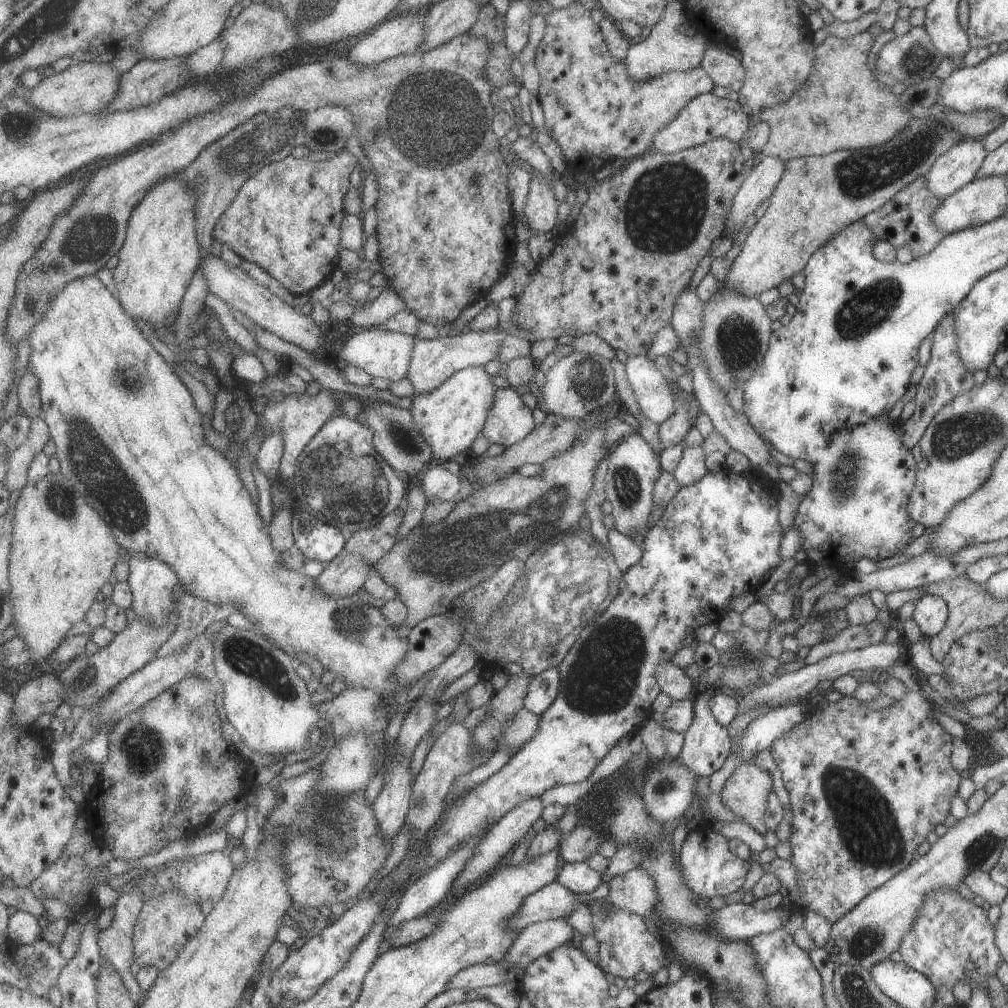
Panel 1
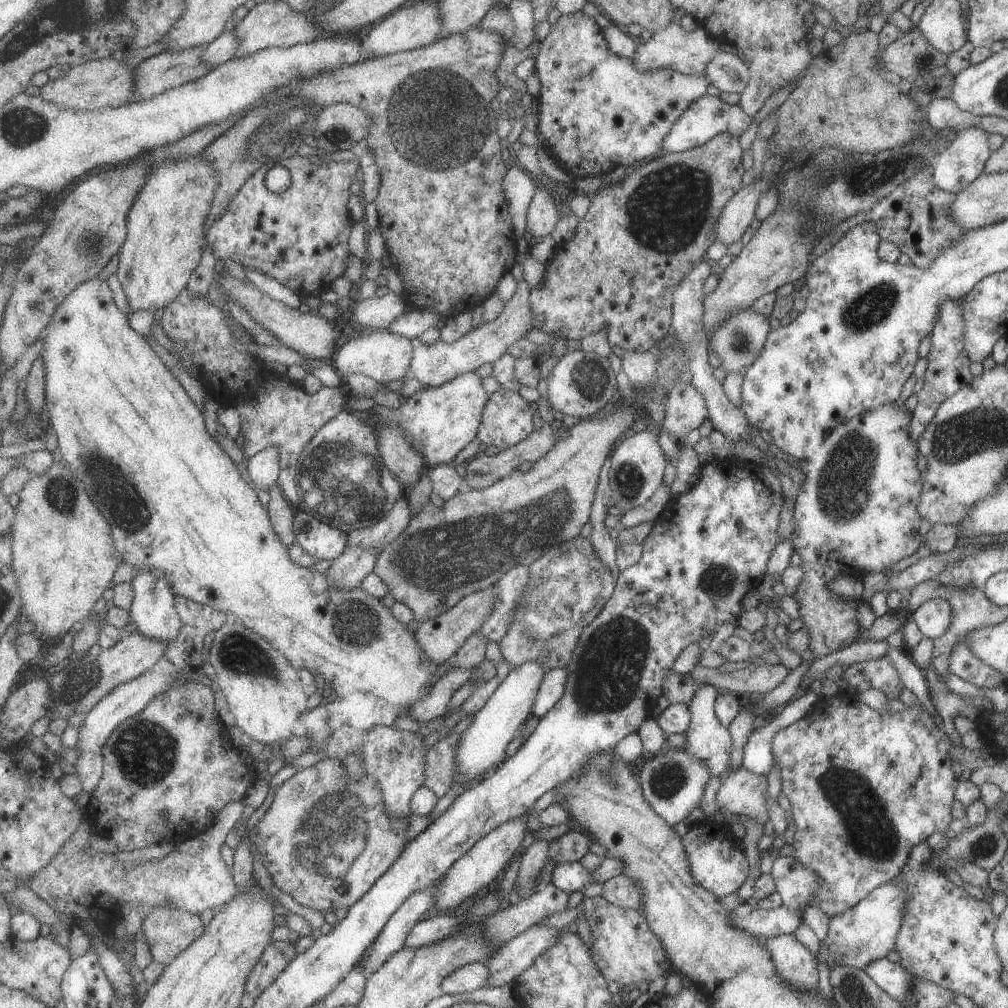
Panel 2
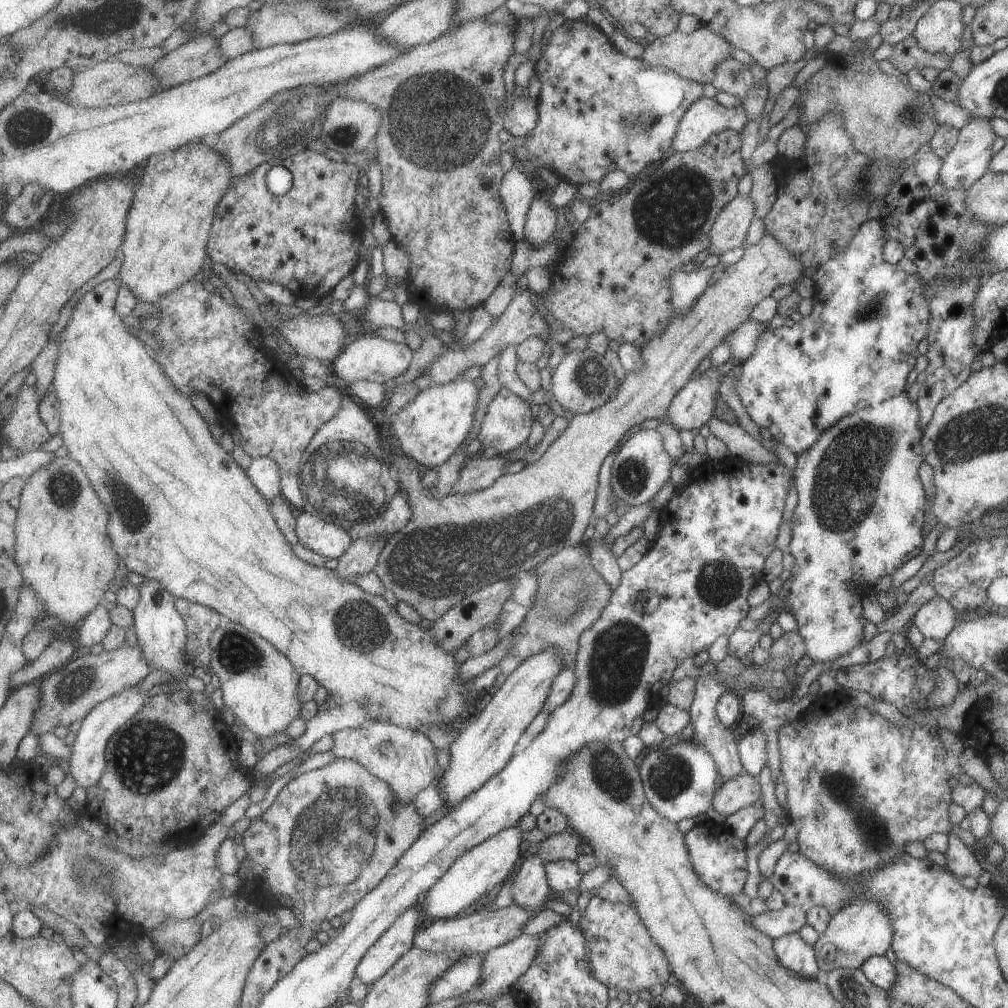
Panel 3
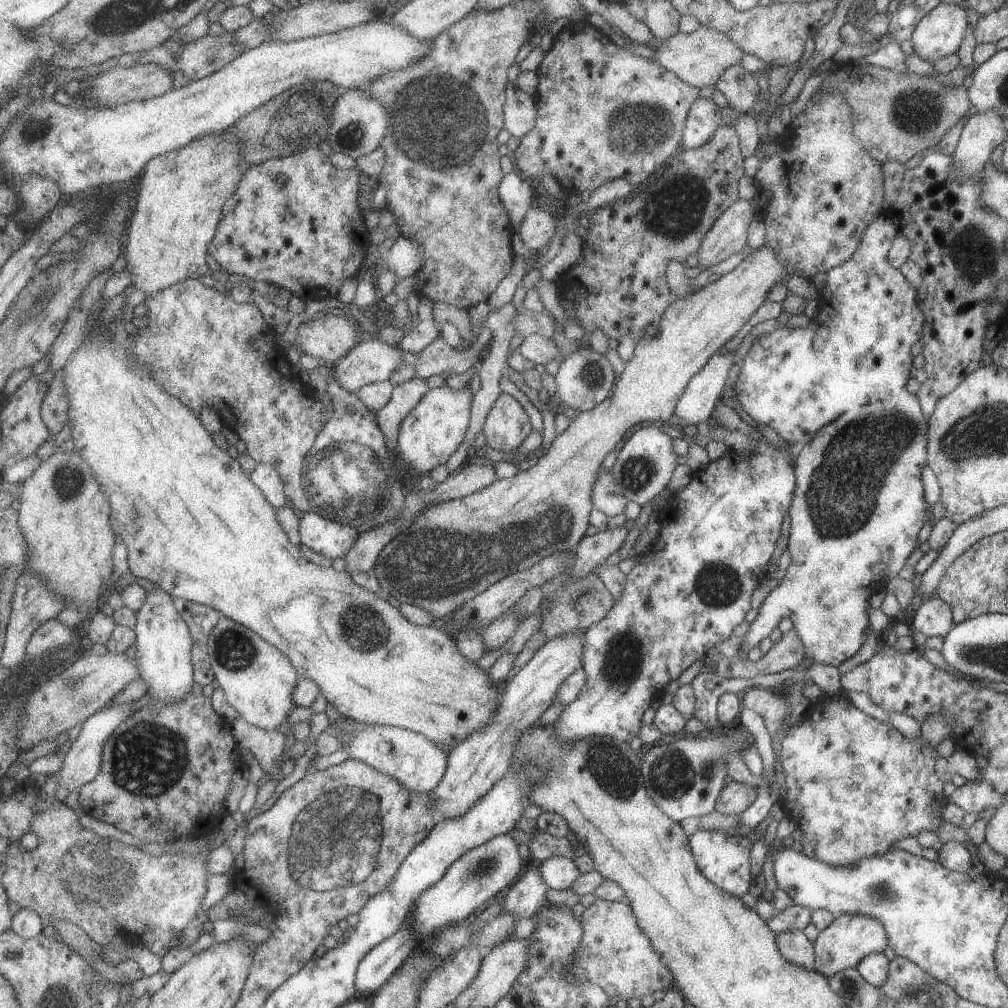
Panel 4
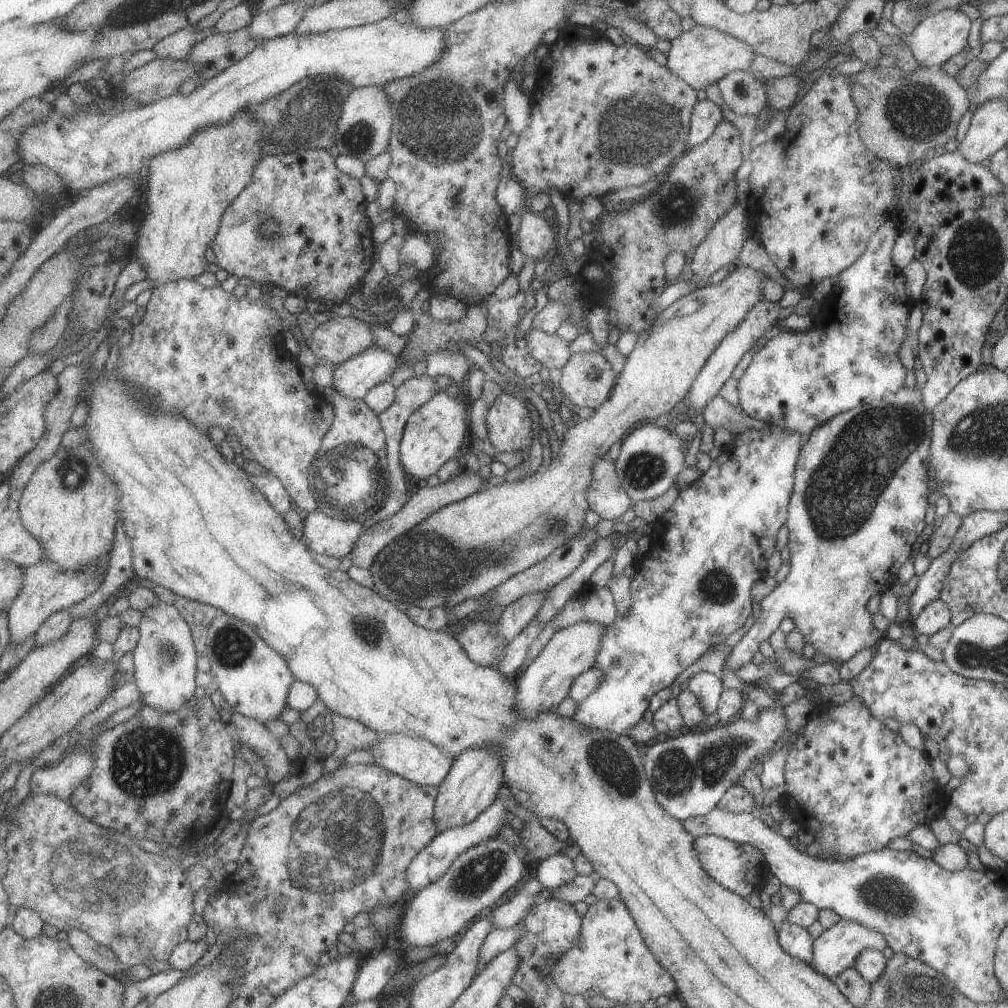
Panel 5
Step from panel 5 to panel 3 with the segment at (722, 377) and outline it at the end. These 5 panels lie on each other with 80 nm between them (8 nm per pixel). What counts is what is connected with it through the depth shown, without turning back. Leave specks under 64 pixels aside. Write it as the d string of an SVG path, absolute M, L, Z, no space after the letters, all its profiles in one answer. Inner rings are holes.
M706 363L673 397L668 417L675 430L700 428L714 414L719 388L719 369Z

